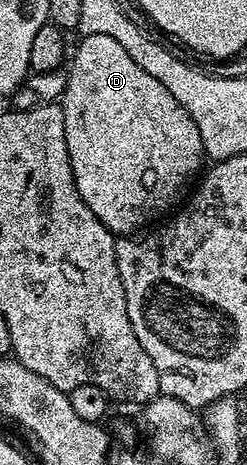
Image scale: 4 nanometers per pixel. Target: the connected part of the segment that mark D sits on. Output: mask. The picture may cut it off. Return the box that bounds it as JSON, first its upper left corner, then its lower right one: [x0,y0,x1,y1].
[60,33,203,237]

